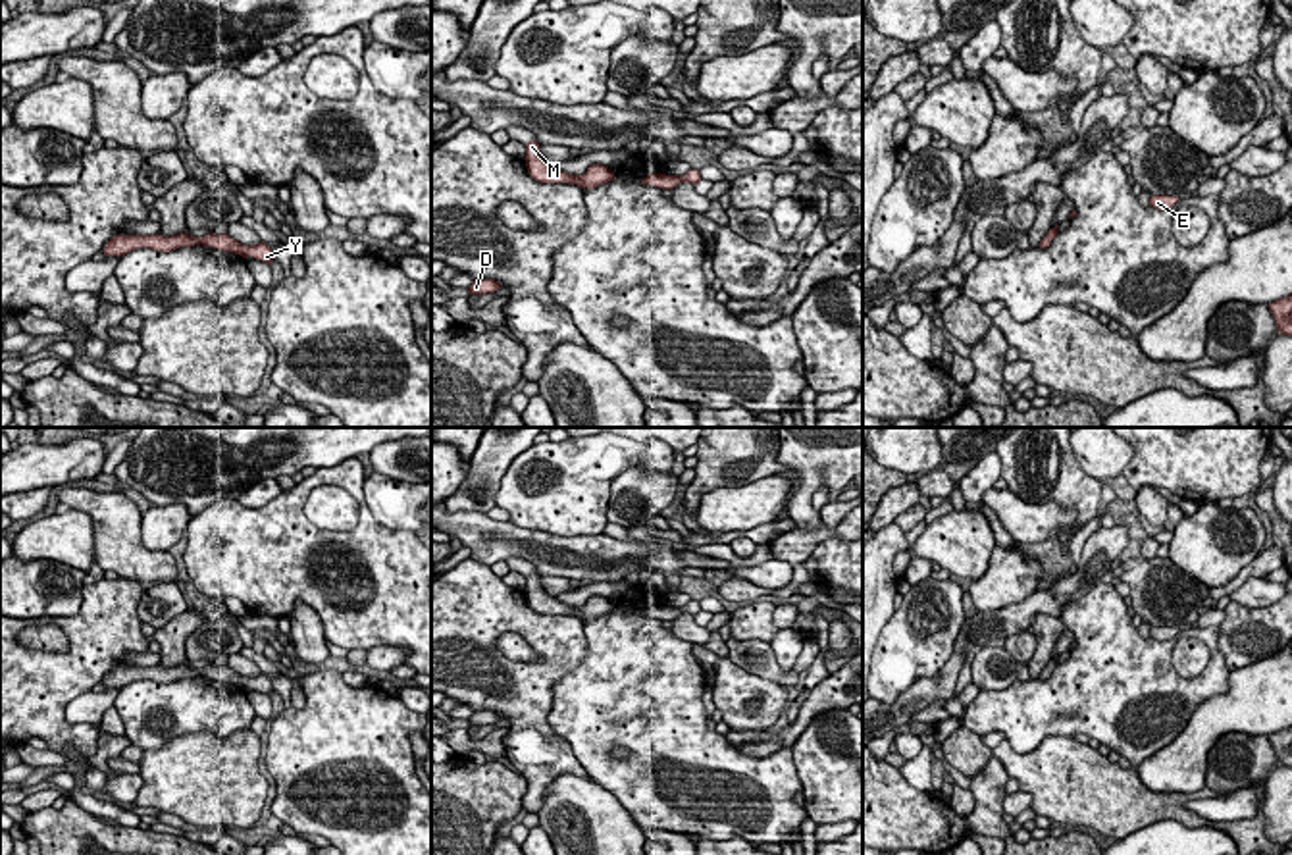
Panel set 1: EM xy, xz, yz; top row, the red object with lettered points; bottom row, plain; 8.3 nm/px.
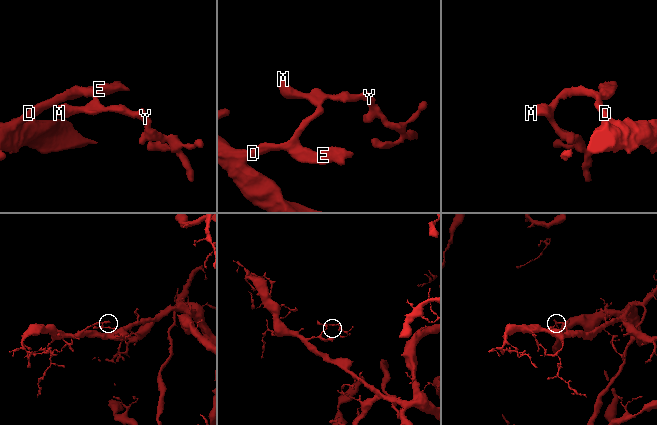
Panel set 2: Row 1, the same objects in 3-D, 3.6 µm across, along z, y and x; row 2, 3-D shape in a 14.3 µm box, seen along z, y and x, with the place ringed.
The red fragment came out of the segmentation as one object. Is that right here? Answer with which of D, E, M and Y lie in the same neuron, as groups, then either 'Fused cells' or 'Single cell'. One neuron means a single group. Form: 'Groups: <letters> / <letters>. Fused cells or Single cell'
Groups: D E M / Y. Fused cells

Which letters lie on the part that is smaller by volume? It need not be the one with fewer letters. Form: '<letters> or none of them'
Y

